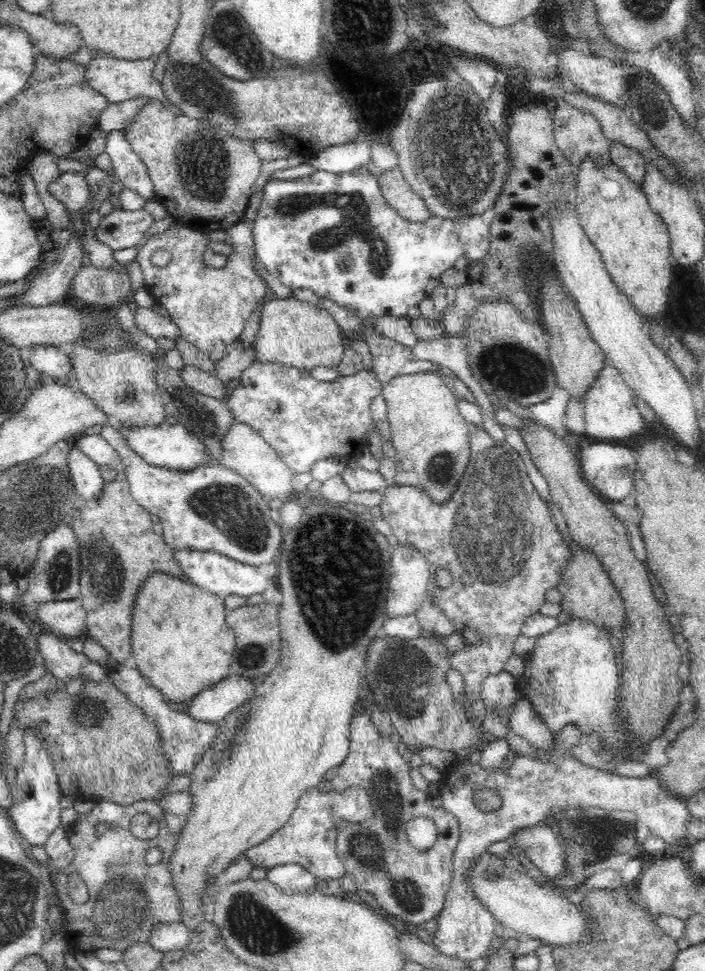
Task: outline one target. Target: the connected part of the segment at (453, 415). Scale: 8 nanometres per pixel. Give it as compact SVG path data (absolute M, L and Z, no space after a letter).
M417 372L395 376L383 386L383 397L387 404L387 421L391 432L393 447L396 450L396 472L394 484L410 485L420 488L429 499L444 504L456 492L458 481L463 477L470 458L469 424L458 408L456 393L444 383L439 374Z

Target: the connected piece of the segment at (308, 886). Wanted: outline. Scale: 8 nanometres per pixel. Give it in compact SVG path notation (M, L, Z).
M285 864L268 869L266 880L273 882L288 894L306 894L316 888L317 878L299 864Z

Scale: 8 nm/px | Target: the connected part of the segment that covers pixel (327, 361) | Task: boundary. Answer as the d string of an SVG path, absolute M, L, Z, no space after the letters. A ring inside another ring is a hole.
M293 297L277 298L267 300L260 316L260 328L253 341L256 360L307 371L340 364L344 352L341 332L344 332L328 310Z

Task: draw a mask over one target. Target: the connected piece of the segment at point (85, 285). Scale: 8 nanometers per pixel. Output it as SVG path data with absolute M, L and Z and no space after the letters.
M91 263L76 270L70 285L78 302L100 309L116 309L130 289L127 270L116 273L113 268L97 268Z

